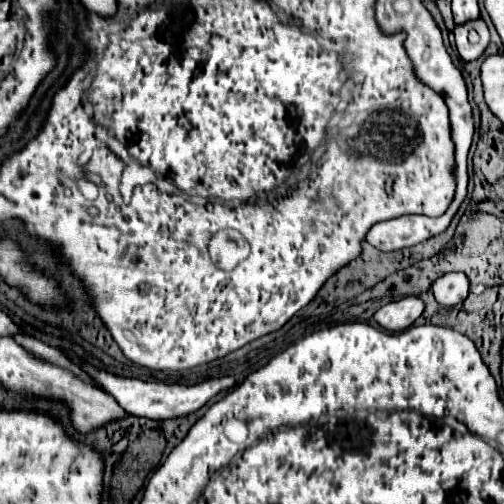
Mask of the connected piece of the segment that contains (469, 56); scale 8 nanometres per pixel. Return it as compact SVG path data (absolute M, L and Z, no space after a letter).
M482 17L476 21L466 21L464 25L456 27L454 35L456 35L458 53L464 61L478 59L490 41L490 33L488 33L488 27Z

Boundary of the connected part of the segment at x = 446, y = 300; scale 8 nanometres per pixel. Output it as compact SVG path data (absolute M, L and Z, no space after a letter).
M446 273L432 283L430 291L442 307L454 307L468 297L470 279L464 273Z

